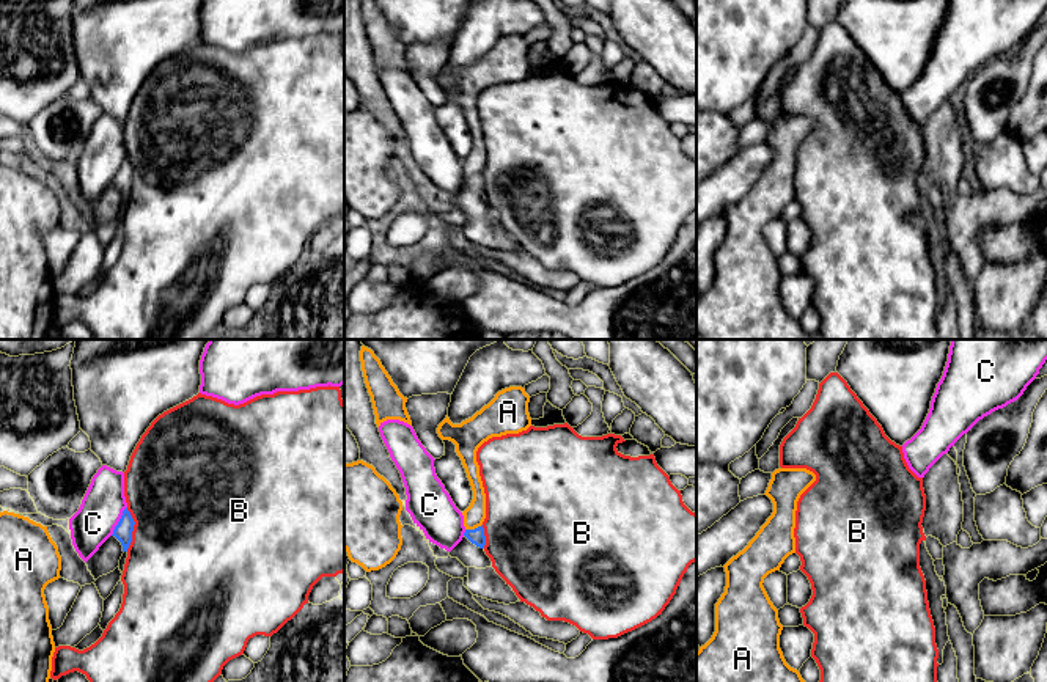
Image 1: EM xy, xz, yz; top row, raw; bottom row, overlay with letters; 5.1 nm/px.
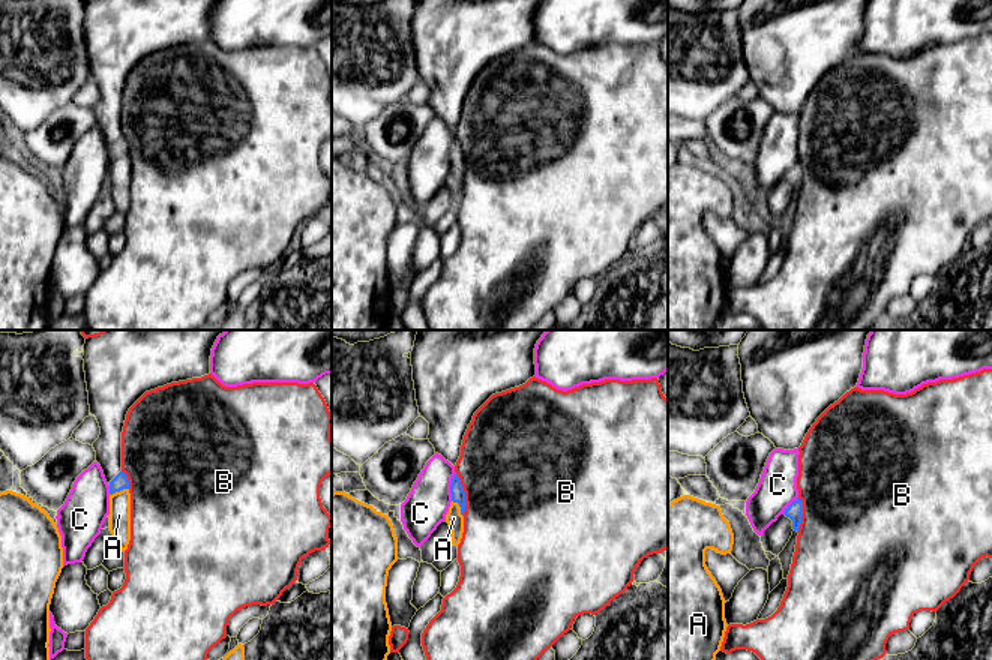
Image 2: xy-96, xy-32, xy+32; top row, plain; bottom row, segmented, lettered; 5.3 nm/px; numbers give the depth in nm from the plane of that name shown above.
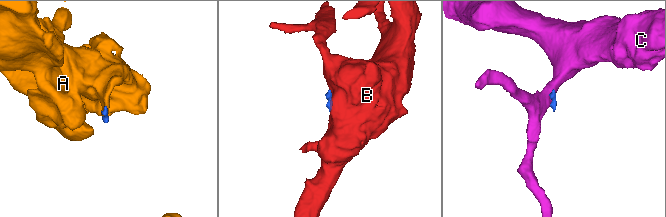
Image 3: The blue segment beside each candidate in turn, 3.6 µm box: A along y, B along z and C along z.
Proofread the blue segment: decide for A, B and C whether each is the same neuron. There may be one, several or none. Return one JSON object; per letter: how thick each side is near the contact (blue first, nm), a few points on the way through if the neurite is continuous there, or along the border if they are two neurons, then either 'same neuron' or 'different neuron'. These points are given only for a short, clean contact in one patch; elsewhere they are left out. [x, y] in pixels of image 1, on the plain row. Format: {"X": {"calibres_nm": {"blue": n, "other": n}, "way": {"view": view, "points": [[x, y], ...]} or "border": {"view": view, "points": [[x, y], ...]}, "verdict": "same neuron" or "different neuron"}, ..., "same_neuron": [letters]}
{"A": {"calibres_nm": {"blue": 80, "other": 110}, "way": {"view": "xz", "points": [[477, 184], [475, 176], [473, 164]]}, "verdict": "same neuron"}, "B": {"calibres_nm": {"blue": 100, "other": 500}, "border": {"view": "xy", "points": [[126, 156], [134, 170], [132, 189], [128, 198]]}, "verdict": "different neuron"}, "C": {"calibres_nm": {"blue": 100, "other": 220}, "border": {"view": "xy", "points": [[126, 154], [110, 183]]}, "verdict": "different neuron"}, "same_neuron": ["A"]}

